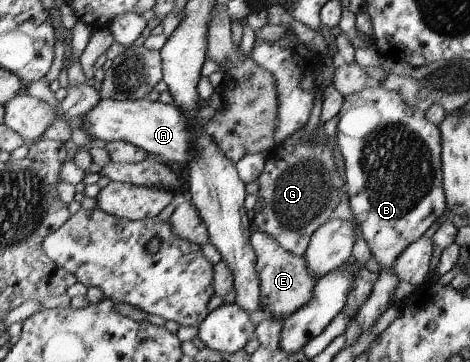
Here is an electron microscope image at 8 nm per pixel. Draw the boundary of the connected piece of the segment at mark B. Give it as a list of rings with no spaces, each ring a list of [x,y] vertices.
[[[369,84],[354,94],[343,96],[342,108],[338,110],[334,122],[330,125],[343,160],[345,192],[352,218],[368,245],[371,256],[382,267],[370,294],[352,317],[360,328],[360,334],[370,328],[394,301],[398,280],[392,274],[392,264],[396,256],[409,244],[422,237],[432,222],[438,221],[447,209],[441,181],[440,132],[437,126],[426,120],[424,114],[425,112],[404,104],[398,92],[384,90],[381,84]]]

